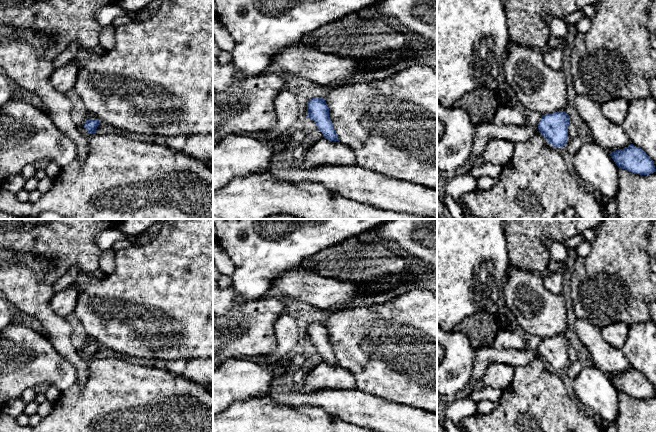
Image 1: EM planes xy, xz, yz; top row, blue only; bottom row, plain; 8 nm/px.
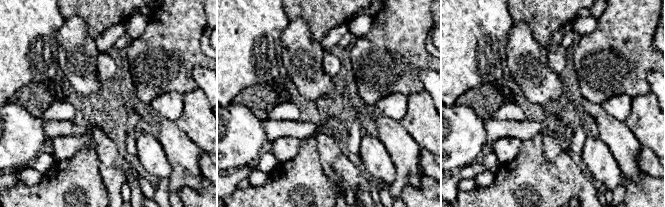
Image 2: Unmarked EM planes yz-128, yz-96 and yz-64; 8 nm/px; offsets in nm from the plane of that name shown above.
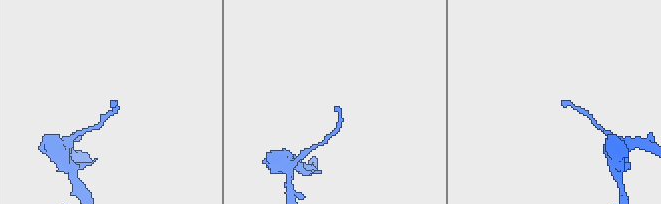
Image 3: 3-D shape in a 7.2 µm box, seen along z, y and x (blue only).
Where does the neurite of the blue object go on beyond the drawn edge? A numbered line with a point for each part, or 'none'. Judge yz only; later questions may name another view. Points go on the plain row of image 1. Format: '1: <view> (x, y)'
1: yz (485, 356)

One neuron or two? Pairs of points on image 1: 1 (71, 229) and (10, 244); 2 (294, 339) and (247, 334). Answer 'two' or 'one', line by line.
1: one
2: two

